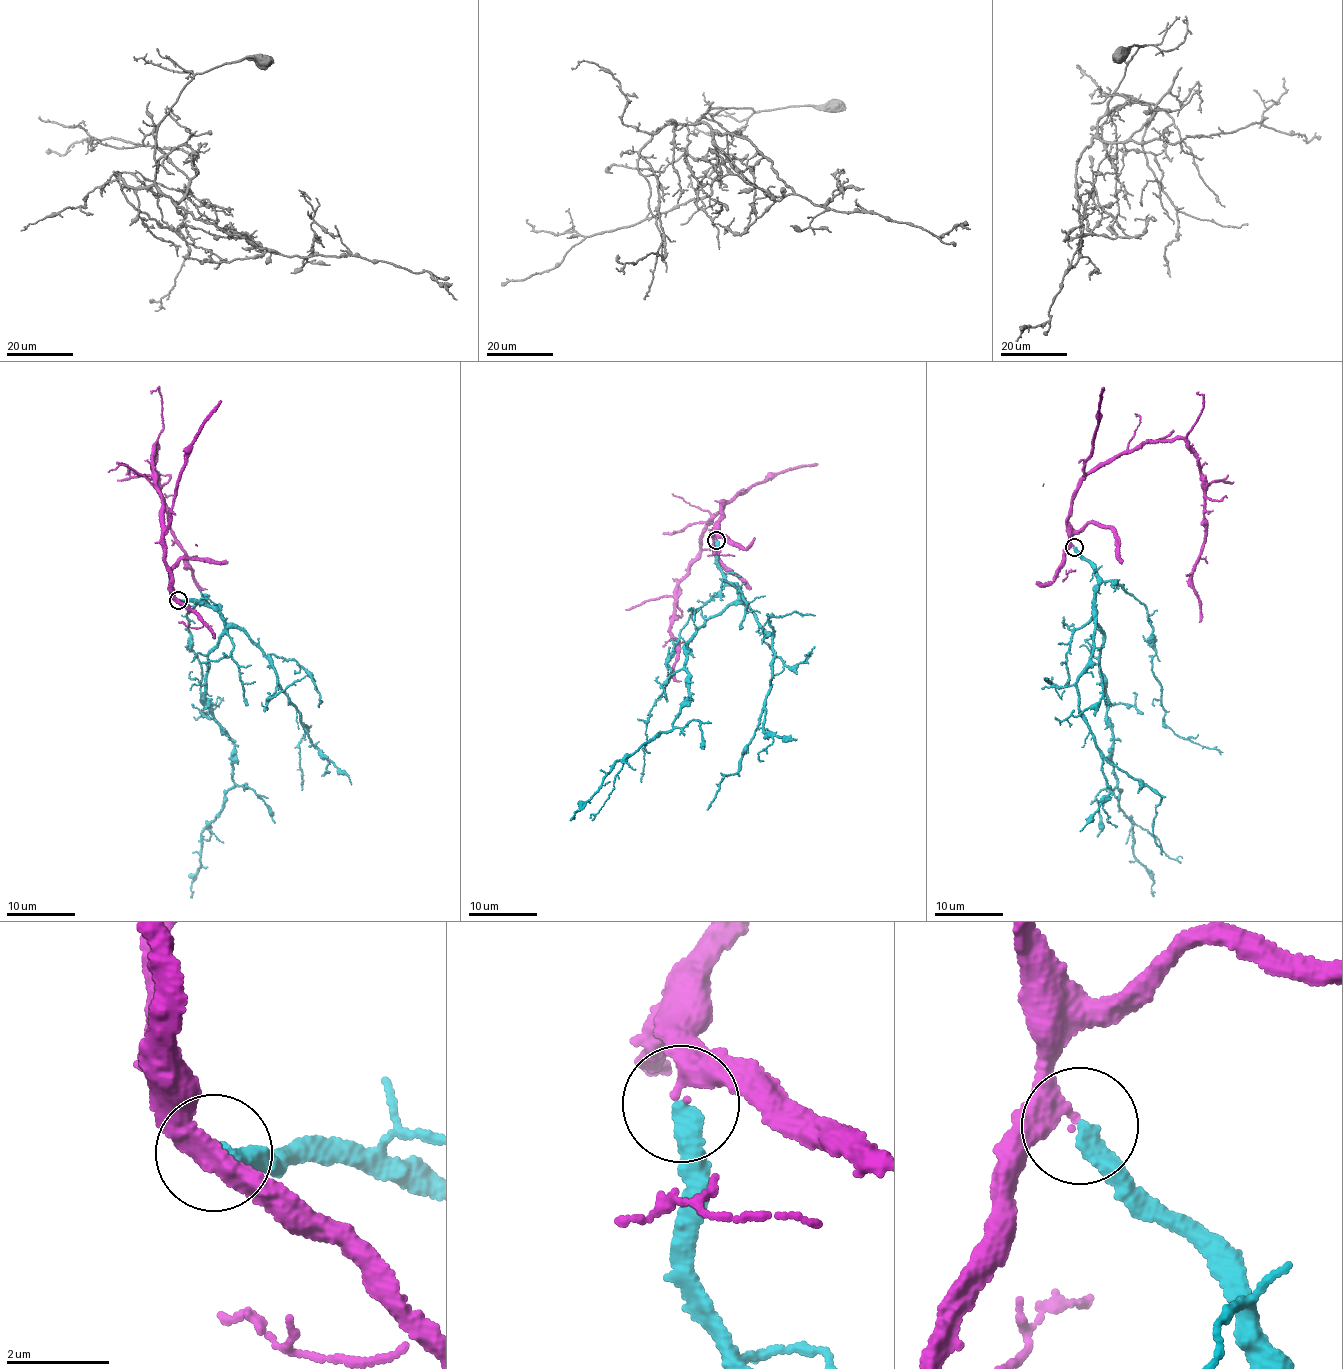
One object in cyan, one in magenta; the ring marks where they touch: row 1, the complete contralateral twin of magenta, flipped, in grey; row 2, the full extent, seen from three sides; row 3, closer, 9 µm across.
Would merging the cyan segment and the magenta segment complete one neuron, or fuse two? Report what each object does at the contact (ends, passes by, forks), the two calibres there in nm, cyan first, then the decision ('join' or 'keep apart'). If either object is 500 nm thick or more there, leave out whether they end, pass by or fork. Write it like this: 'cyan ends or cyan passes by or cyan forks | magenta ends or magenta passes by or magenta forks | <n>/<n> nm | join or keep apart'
cyan ends | magenta passes by | 340/300 nm | join

